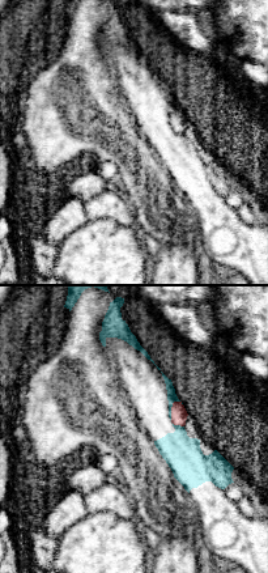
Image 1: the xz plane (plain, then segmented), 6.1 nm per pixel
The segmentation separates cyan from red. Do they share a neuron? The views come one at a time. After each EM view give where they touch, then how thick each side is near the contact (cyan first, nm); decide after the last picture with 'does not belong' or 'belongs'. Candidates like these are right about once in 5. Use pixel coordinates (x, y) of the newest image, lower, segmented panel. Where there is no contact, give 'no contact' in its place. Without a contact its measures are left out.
meets cyan at (170, 408); 60 nm thick on the cyan side, 100 nm on the other

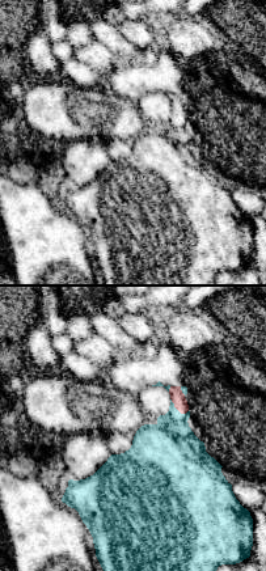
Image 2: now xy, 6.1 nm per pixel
meets cyan at (176, 409); 340 nm thick on the cyan side, 90 nm on the other

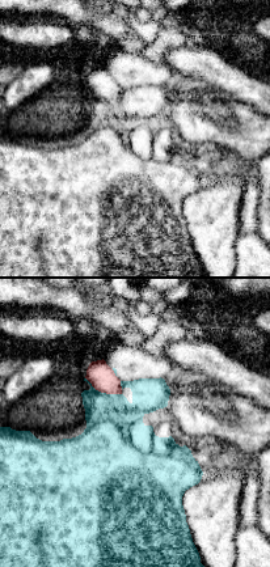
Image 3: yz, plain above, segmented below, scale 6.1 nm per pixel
meets cyan at (102, 393); 360 nm thick on the cyan side, 160 nm on the other

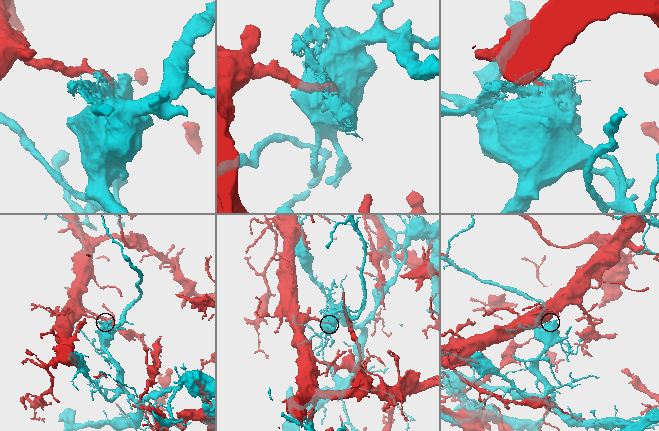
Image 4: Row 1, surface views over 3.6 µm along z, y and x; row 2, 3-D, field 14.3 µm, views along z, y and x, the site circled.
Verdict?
does not belong

